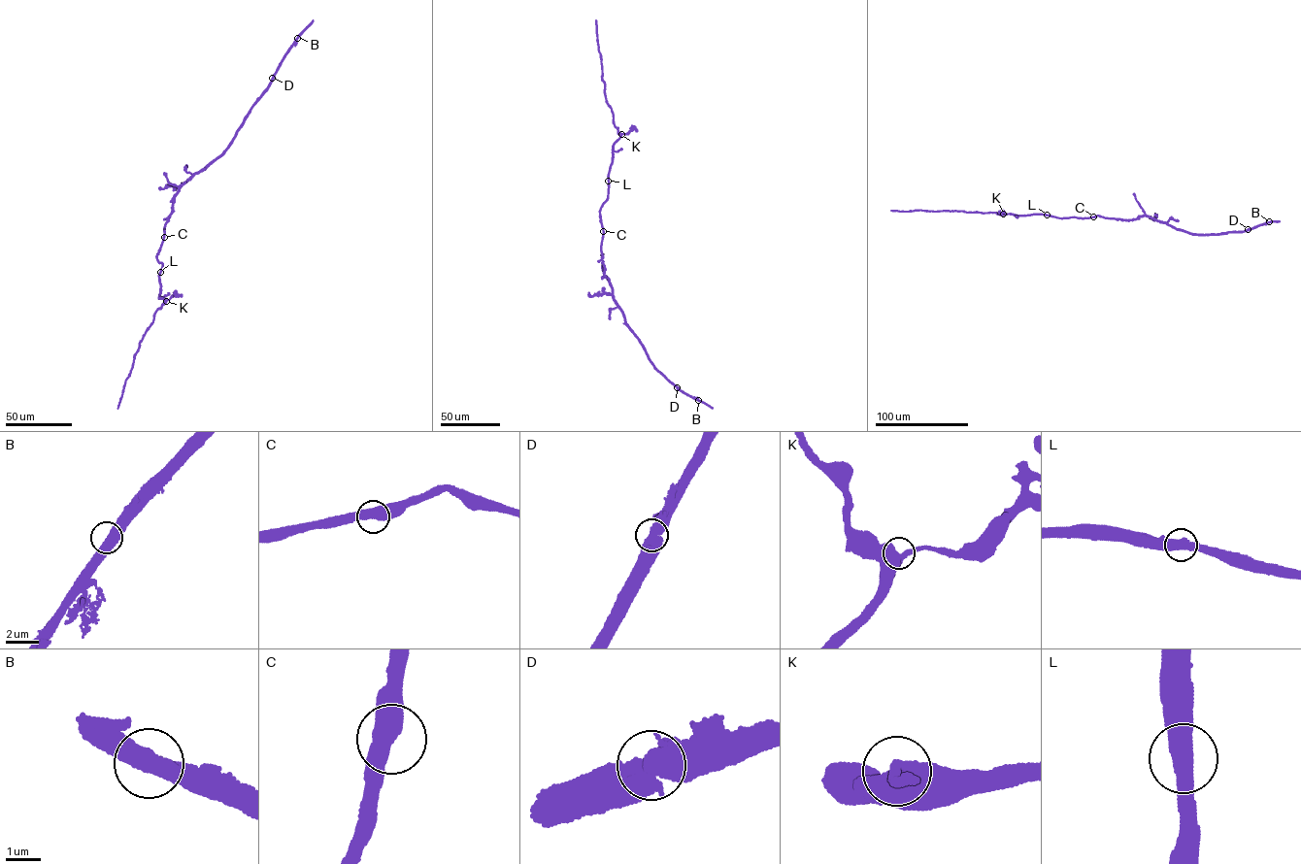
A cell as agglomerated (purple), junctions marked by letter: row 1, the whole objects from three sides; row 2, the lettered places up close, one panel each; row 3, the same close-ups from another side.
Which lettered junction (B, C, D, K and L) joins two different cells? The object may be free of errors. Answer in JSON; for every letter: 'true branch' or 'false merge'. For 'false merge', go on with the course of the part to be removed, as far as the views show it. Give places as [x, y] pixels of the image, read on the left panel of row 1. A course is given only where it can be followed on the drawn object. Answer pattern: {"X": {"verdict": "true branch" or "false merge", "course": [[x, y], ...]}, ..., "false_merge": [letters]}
{"B": {"verdict": "true branch"}, "C": {"verdict": "true branch"}, "D": {"verdict": "true branch"}, "K": {"verdict": "true branch"}, "L": {"verdict": "true branch"}, "false_merge": []}

